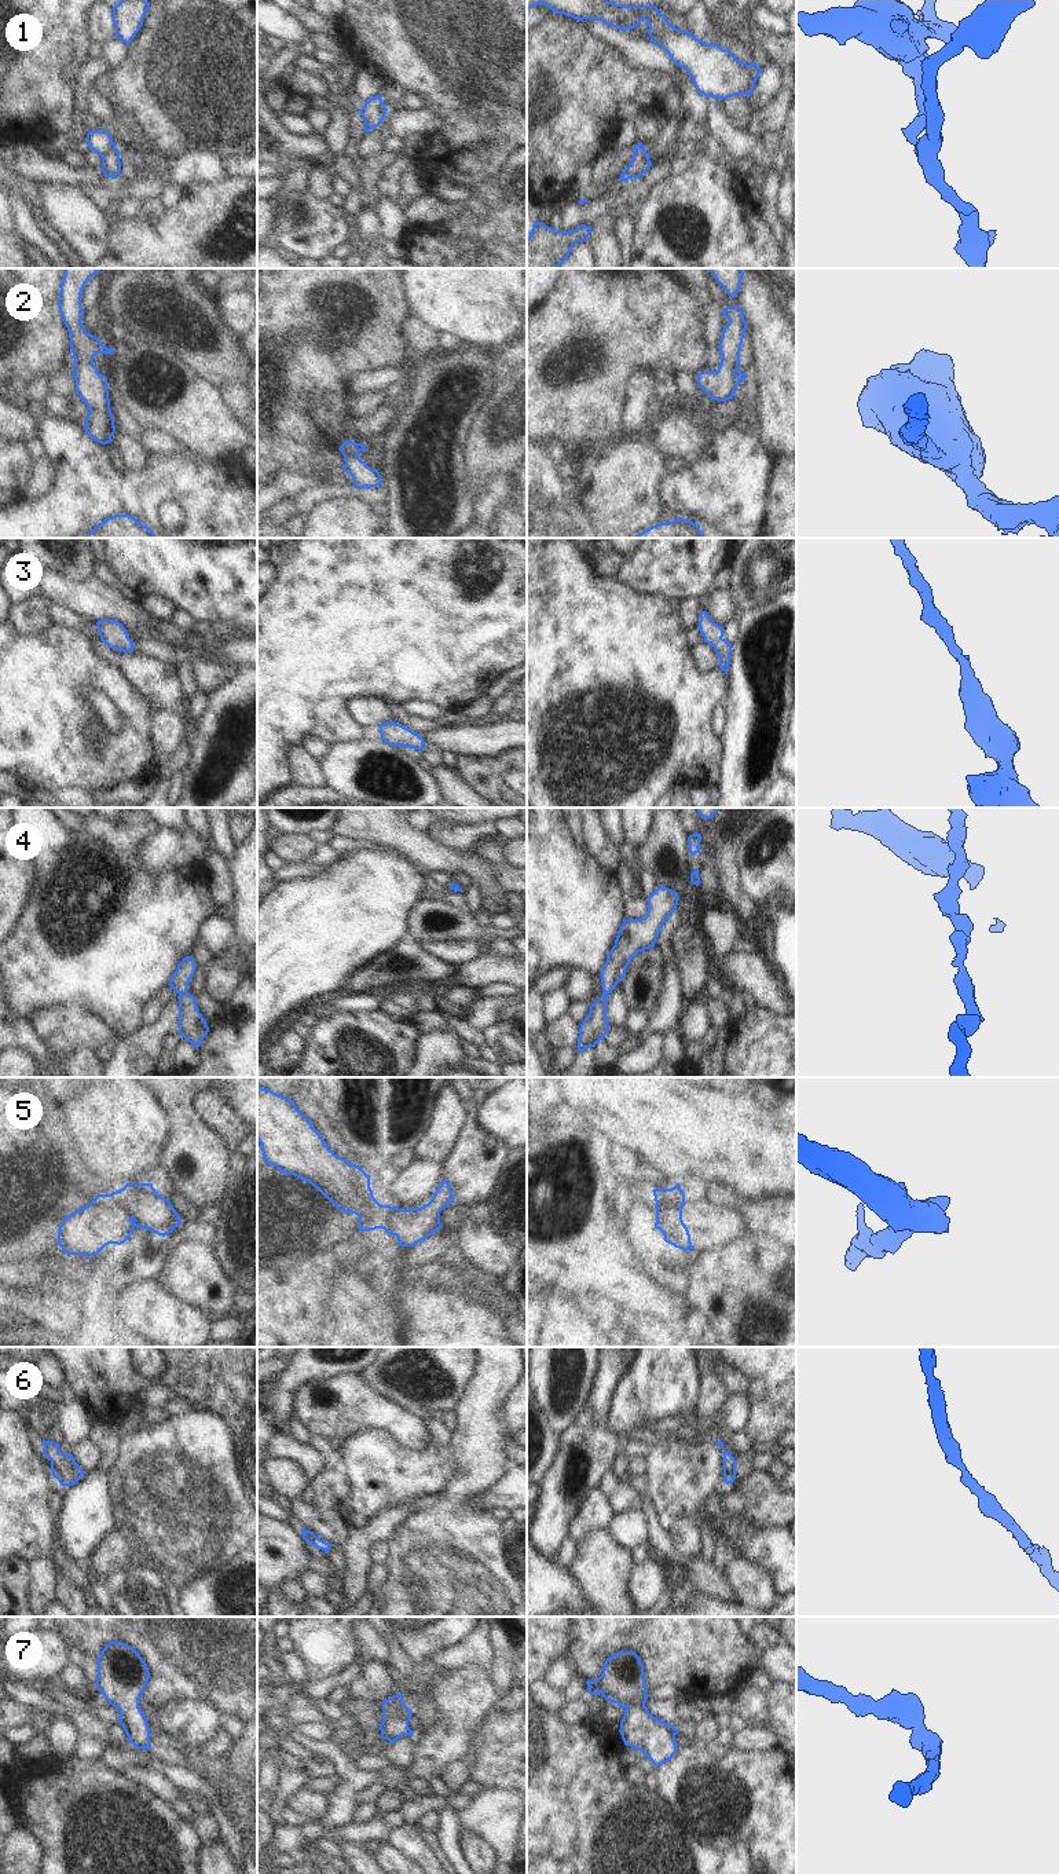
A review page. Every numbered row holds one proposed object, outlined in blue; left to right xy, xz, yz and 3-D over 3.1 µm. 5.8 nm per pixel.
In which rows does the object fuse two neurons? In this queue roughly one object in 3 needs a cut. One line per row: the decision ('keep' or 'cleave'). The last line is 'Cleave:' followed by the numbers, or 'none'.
1: cleave
2: keep
3: keep
4: keep
5: cleave
6: keep
7: keep
Cleave: 1, 5

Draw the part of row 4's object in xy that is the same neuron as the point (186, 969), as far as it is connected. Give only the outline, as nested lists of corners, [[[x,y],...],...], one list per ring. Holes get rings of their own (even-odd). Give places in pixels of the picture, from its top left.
[[[186,956],[177,965],[168,985],[179,993],[179,1033],[198,1050],[209,1026],[198,1010],[195,998],[187,992],[194,973],[195,963],[191,956]]]

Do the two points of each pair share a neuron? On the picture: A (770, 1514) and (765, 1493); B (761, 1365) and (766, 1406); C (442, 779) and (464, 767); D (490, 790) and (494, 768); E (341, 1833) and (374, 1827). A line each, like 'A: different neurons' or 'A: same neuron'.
A: same neuron
B: same neuron
C: different neurons
D: same neuron
E: same neuron

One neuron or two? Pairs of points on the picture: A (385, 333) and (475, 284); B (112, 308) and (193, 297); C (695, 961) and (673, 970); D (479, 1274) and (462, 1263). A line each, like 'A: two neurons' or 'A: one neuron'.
A: two neurons
B: one neuron
C: two neurons
D: one neuron

